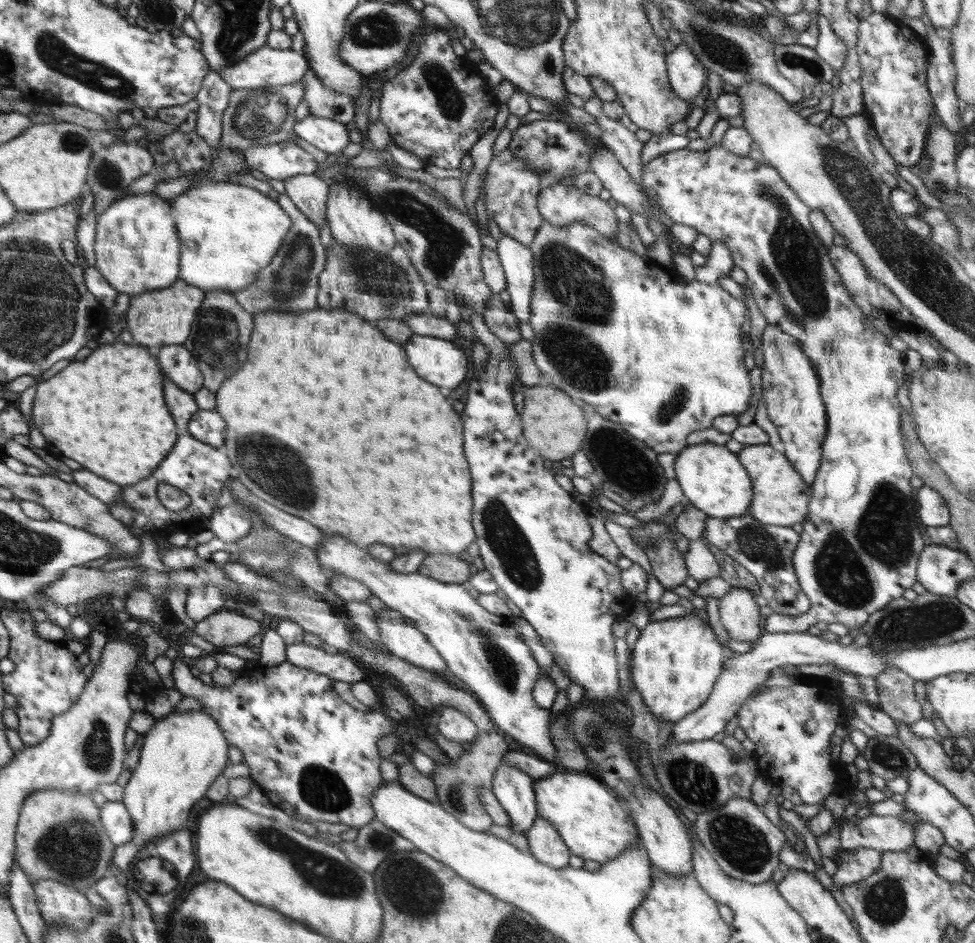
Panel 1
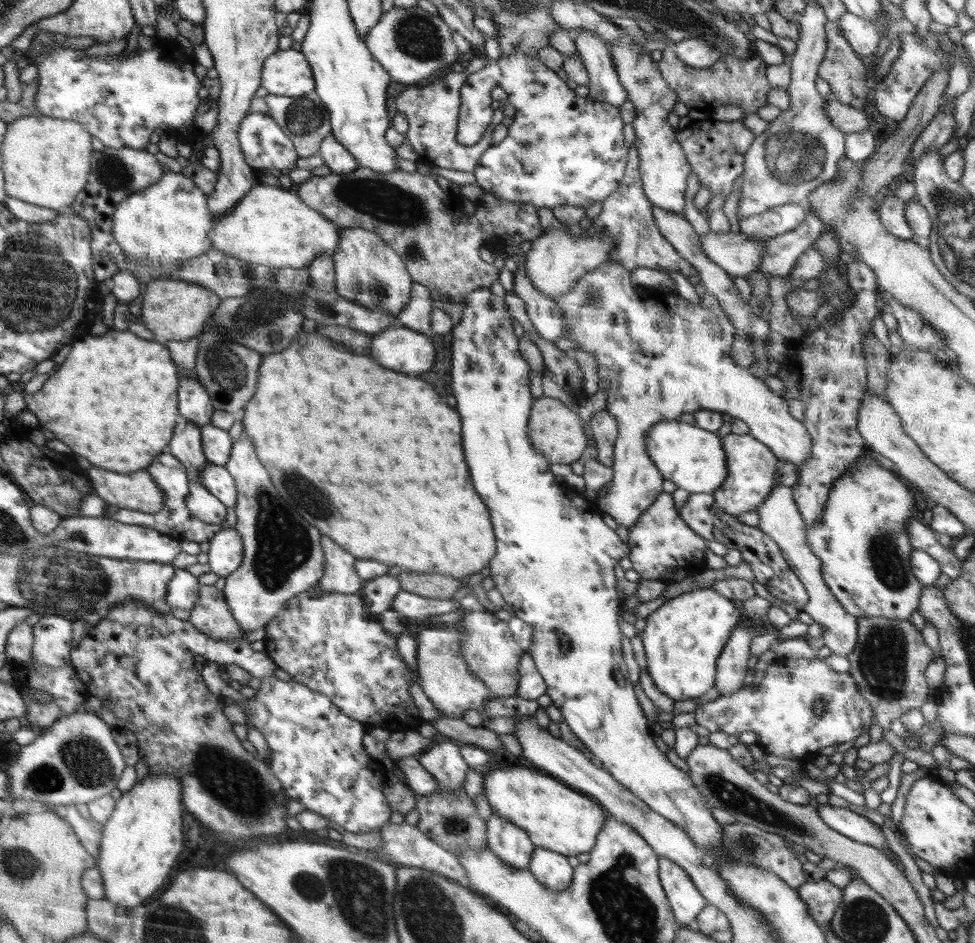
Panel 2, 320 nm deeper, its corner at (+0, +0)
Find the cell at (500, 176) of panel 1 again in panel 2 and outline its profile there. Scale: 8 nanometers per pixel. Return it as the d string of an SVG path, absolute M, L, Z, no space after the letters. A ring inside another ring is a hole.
M358 166L354 171L344 174L330 173L323 177L310 177L299 185L297 196L309 208L316 210L340 228L364 228L378 234L378 237L392 246L394 253L404 258L413 282L426 285L430 290L440 290L446 298L448 296L454 304L459 304L462 308L466 307L464 300L467 294L476 289L487 289L499 280L500 270L493 264L482 261L479 252L482 246L491 245L494 239L500 240L501 247L517 246L524 241L534 241L544 230L534 205L501 200L490 192L485 193L483 199L476 202L473 215L466 213L462 216L452 216L452 202L444 194L444 189L438 190L438 182L431 174L408 173L400 169L392 172L374 172Z

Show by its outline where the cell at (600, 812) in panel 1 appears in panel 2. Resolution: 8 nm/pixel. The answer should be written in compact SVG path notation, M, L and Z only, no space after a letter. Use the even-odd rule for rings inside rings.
M502 766L490 771L483 777L482 790L492 813L523 828L535 847L547 848L567 857L590 852L595 845L598 832L608 817L606 810L593 797L571 789L550 774L538 773L524 766Z

